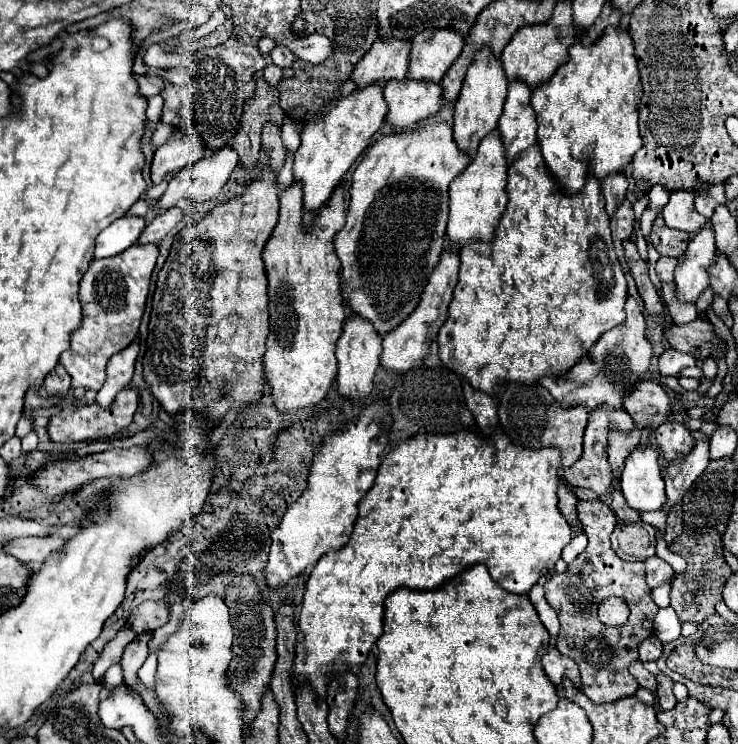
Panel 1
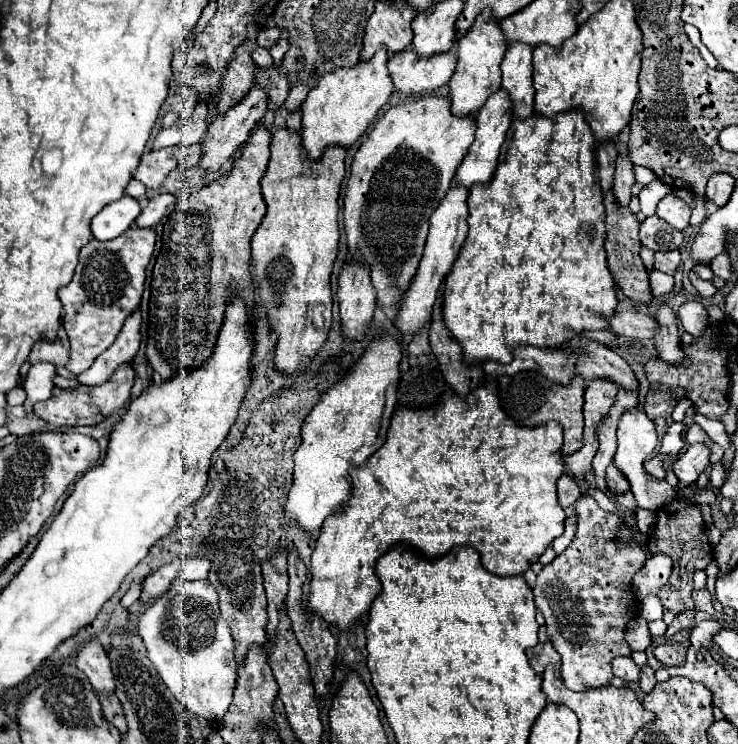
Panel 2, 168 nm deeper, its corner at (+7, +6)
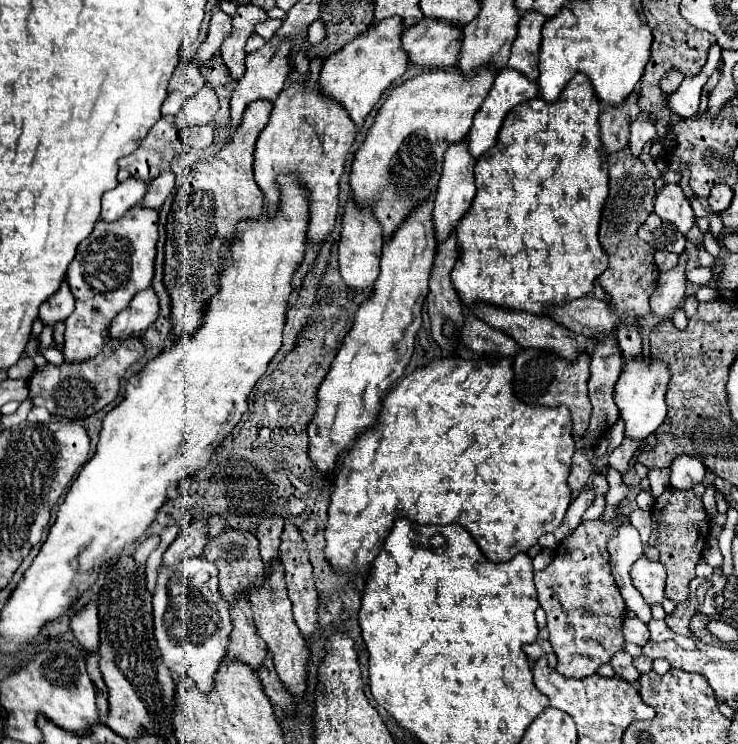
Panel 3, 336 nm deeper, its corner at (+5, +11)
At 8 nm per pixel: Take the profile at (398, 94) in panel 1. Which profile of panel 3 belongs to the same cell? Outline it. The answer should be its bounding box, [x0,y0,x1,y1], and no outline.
[402,18,462,68]

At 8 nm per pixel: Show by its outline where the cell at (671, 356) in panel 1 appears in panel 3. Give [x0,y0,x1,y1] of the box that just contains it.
[650,250,688,320]

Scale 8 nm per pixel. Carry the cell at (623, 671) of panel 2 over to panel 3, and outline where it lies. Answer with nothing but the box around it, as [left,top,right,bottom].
[610,650,640,682]

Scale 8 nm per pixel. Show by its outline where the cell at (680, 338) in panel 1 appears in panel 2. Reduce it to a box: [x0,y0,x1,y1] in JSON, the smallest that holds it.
[610,311,660,339]

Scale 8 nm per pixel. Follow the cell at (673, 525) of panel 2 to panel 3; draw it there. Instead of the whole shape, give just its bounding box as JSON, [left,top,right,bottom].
[654,488,710,602]

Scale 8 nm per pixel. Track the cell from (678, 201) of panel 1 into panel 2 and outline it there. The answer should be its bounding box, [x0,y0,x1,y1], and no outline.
[656,193,690,231]

